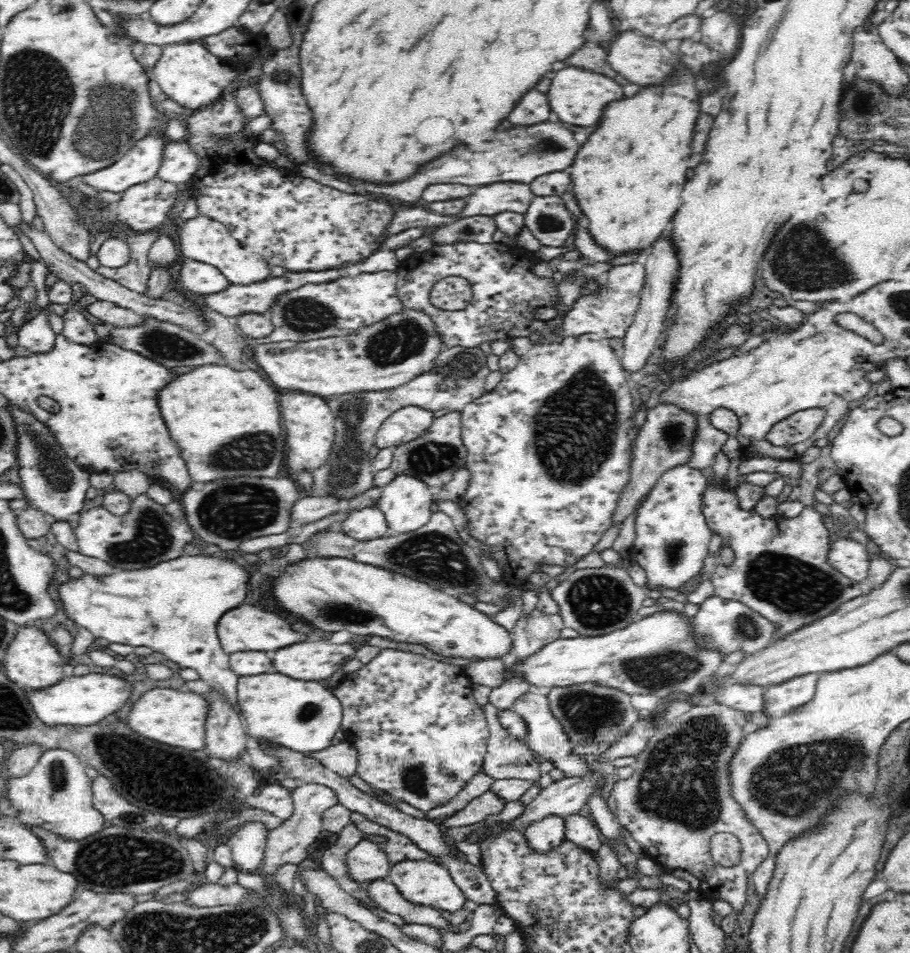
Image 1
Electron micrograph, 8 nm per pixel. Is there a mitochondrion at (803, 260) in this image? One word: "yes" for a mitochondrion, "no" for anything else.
yes

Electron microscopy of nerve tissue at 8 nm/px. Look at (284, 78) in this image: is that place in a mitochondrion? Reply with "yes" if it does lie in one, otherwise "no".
yes

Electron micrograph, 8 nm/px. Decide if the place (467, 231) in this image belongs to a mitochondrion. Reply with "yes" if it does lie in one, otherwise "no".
no

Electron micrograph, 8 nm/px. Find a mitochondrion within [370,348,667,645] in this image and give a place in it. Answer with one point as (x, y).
(575, 430)

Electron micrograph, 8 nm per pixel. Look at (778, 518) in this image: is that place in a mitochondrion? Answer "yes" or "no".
no

